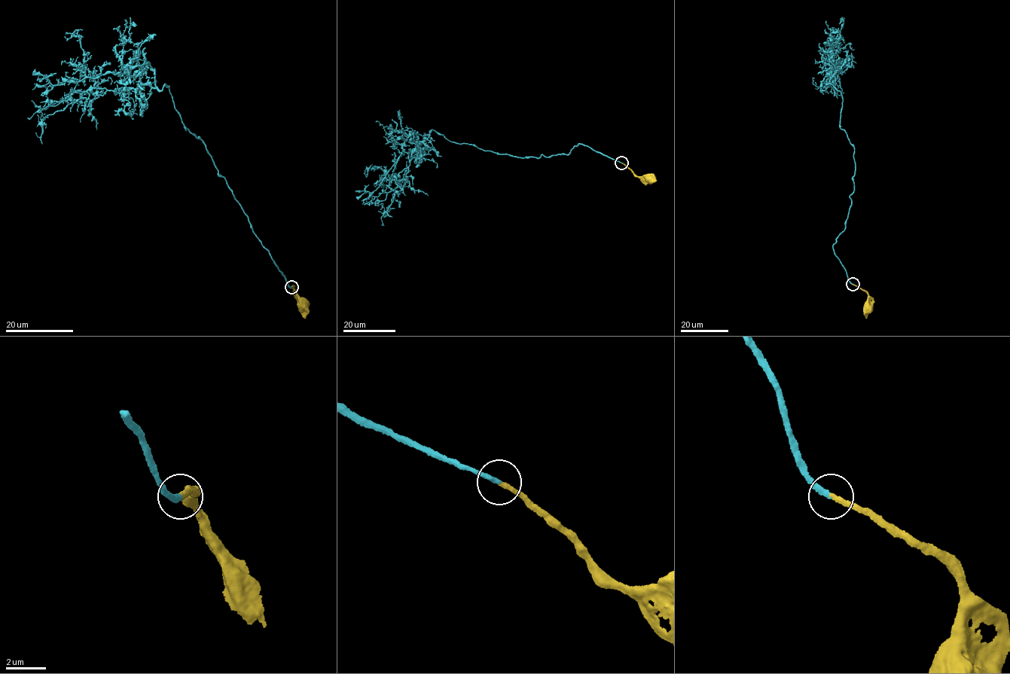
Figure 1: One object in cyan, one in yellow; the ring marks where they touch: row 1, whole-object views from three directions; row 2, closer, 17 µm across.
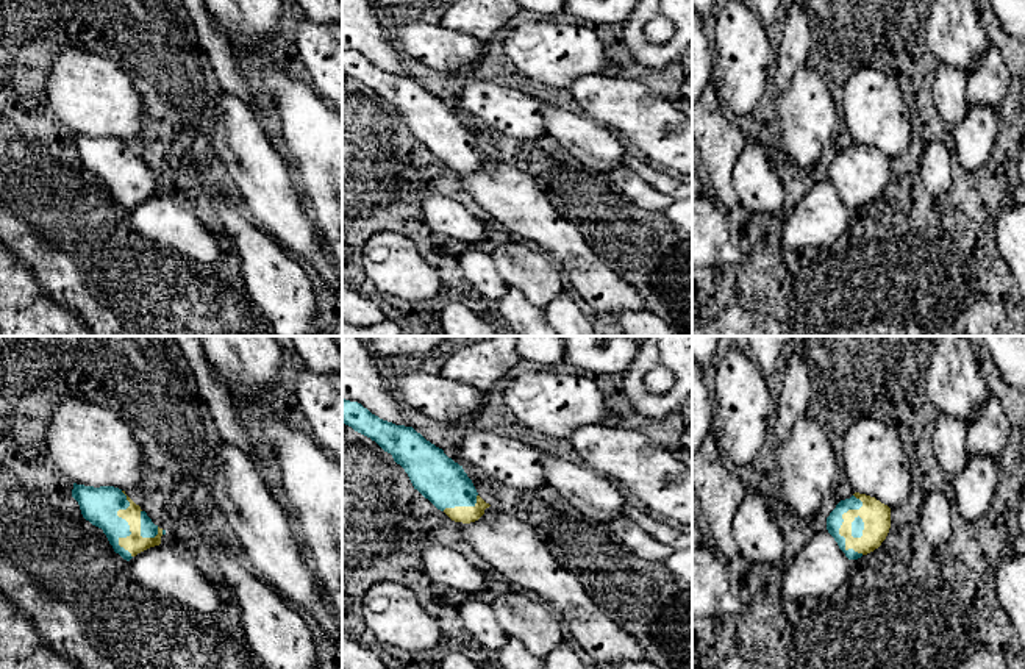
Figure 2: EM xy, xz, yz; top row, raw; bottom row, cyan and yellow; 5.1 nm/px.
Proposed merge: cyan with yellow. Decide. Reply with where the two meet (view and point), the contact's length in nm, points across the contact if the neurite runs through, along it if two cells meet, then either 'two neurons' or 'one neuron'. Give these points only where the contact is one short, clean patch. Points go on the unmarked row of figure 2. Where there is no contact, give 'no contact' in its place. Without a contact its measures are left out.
contact xy (127, 174); length 340 nm; way xy (99, 155), (110, 158), (127, 174), (135, 193); one neuron

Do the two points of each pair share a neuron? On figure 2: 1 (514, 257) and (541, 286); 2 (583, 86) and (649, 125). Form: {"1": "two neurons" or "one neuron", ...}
{"1": "one neuron", "2": "one neuron"}

